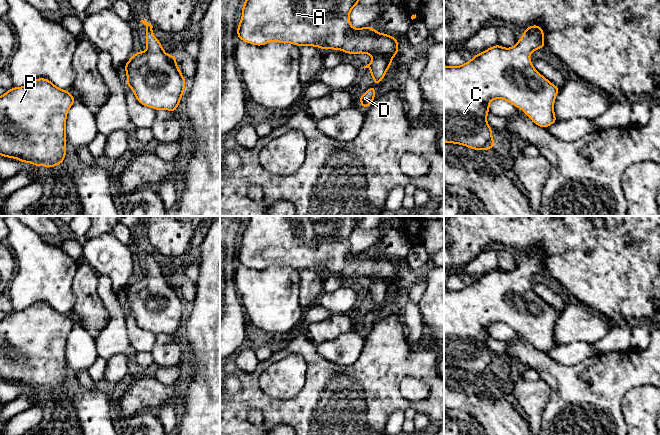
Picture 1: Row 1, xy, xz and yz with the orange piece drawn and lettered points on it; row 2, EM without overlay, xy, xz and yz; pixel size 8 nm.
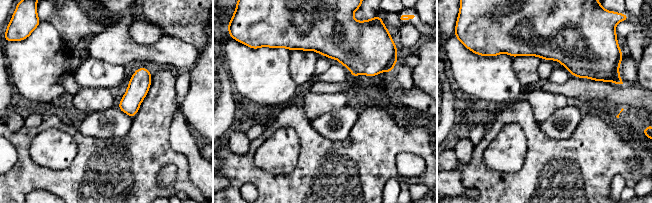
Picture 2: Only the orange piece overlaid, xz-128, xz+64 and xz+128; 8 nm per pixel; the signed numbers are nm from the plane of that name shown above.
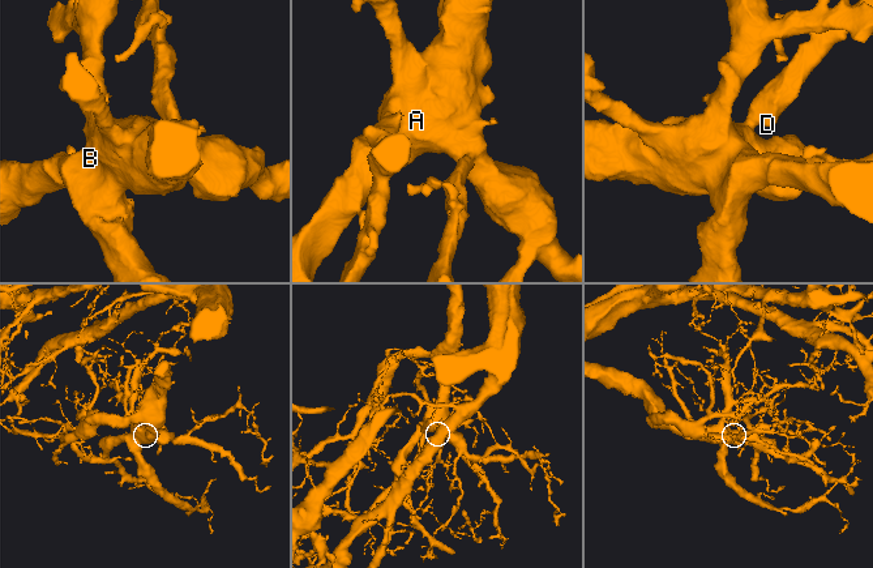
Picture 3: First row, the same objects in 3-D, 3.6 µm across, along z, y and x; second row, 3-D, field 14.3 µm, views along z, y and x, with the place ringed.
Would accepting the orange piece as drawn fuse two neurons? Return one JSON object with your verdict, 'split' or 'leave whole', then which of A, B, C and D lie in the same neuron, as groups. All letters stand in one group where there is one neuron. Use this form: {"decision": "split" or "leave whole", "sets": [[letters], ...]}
{"decision": "leave whole", "sets": [["A", "B", "C", "D"]]}

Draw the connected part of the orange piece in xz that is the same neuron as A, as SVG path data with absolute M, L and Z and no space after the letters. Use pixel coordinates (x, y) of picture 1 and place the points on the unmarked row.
M250 216L245 223L237 261L256 270L276 265L323 274L342 274L347 278L370 278L373 284L363 292L371 294L374 308L382 304L399 275L397 262L379 257L373 250L353 252L349 237L359 229L358 216Z

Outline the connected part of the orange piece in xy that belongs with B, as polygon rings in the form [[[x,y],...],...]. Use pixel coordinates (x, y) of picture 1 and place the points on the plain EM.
[[[37,302],[23,311],[13,311],[0,320],[0,380],[52,392],[66,381],[66,343],[70,331],[77,325],[68,314],[62,314],[46,302]]]

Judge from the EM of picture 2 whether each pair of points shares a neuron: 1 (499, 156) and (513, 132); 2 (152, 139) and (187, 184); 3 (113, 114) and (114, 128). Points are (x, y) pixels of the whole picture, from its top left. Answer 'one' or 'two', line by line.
1: one
2: one
3: one

